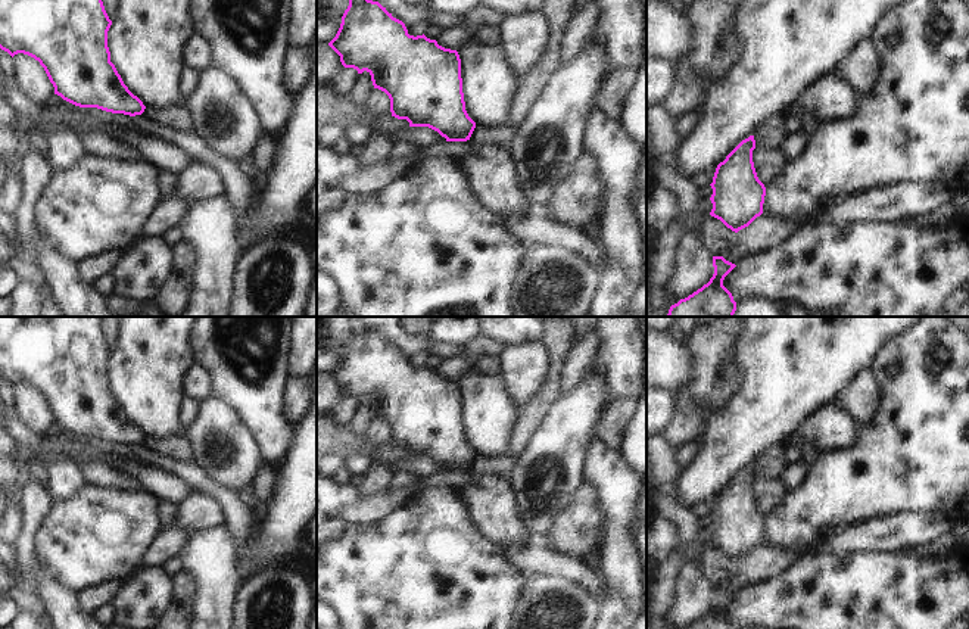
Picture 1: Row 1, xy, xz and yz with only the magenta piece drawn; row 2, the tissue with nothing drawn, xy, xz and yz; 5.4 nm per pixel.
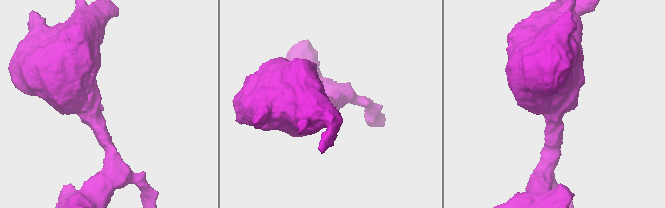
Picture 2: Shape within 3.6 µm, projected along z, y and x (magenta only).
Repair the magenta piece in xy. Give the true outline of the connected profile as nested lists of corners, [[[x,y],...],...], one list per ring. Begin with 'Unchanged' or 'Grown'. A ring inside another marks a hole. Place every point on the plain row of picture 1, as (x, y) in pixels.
Unchanged. [[[0,317],[0,379],[12,387],[24,383],[38,390],[54,424],[75,436],[141,445],[146,436],[128,420],[110,392],[108,361],[112,351],[102,331],[102,318]]]

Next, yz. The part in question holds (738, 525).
Unchanged. [[[754,465],[742,470],[716,498],[713,524],[710,527],[711,547],[738,563],[763,544],[766,517],[758,510],[753,480]]]

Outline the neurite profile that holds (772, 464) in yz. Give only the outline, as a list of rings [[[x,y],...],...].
[[[773,446],[763,452],[758,460],[754,463],[755,477],[757,479],[782,479],[788,461],[783,454],[783,446]]]

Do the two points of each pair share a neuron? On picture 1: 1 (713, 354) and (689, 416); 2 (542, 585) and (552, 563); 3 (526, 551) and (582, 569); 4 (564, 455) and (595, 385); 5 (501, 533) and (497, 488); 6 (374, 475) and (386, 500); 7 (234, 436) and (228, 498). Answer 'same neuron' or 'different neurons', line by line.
1: same neuron
2: different neurons
3: same neuron
4: same neuron
5: same neuron
6: different neurons
7: different neurons

